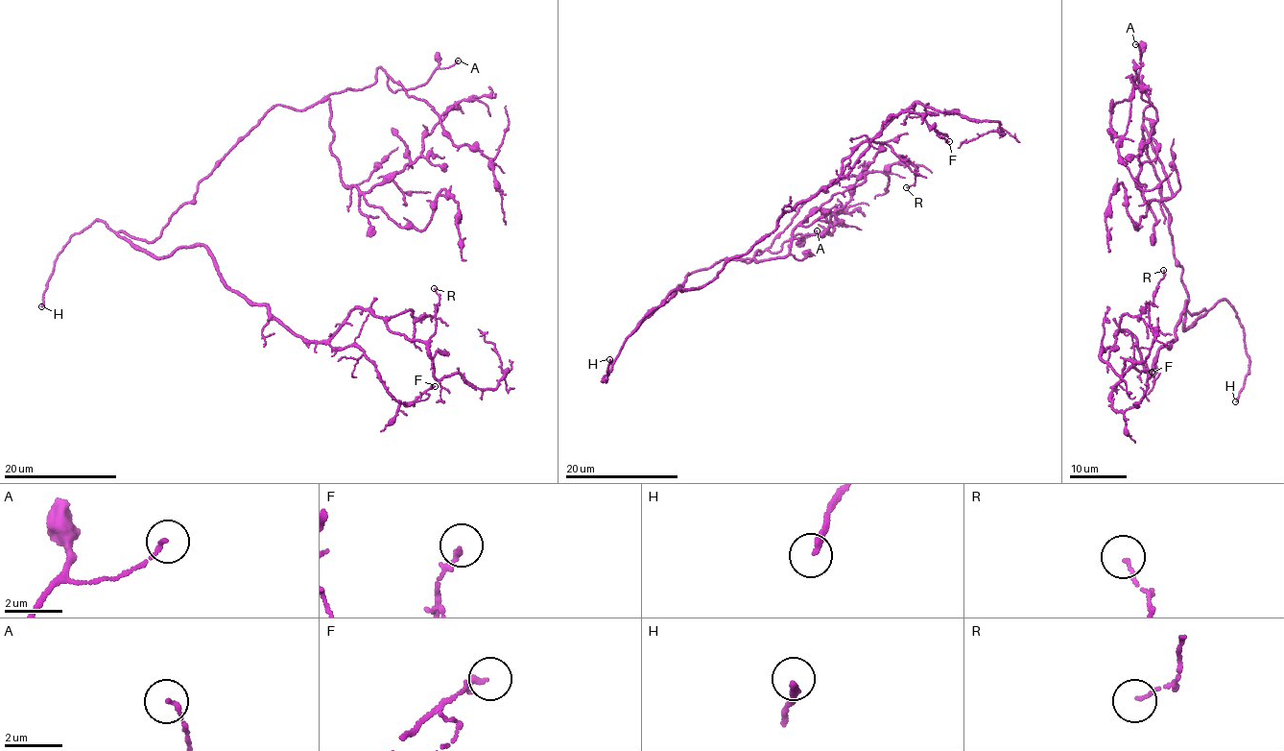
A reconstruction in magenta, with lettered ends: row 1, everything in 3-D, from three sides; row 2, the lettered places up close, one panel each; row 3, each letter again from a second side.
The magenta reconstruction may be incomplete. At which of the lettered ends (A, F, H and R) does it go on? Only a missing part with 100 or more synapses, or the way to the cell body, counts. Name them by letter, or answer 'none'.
H

